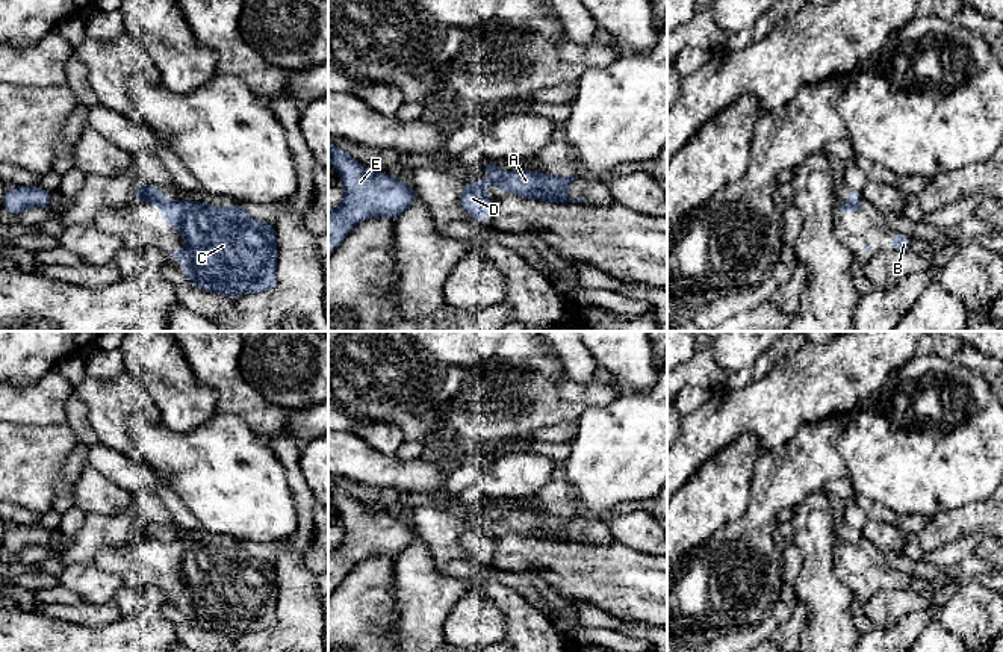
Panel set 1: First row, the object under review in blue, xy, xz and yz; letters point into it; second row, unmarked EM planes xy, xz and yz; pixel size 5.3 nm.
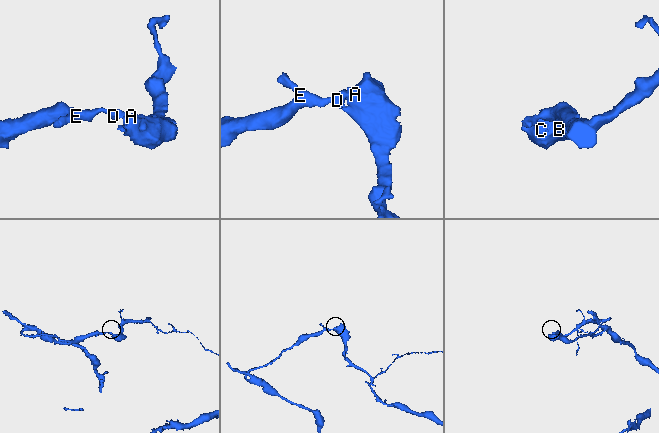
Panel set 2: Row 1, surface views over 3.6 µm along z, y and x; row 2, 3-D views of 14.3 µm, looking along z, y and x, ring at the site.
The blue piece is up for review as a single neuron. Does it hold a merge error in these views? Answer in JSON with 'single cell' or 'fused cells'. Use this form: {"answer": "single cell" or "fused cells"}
{"answer": "fused cells"}

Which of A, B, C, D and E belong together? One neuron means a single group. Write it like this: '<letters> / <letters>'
A B C / D E

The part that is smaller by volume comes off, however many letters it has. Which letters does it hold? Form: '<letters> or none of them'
A, B, C

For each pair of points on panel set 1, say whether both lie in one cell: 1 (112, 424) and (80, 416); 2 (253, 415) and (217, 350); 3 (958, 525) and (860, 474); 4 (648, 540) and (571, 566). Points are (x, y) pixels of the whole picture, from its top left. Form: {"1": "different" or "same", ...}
{"1": "different", "2": "same", "3": "different", "4": "different"}

